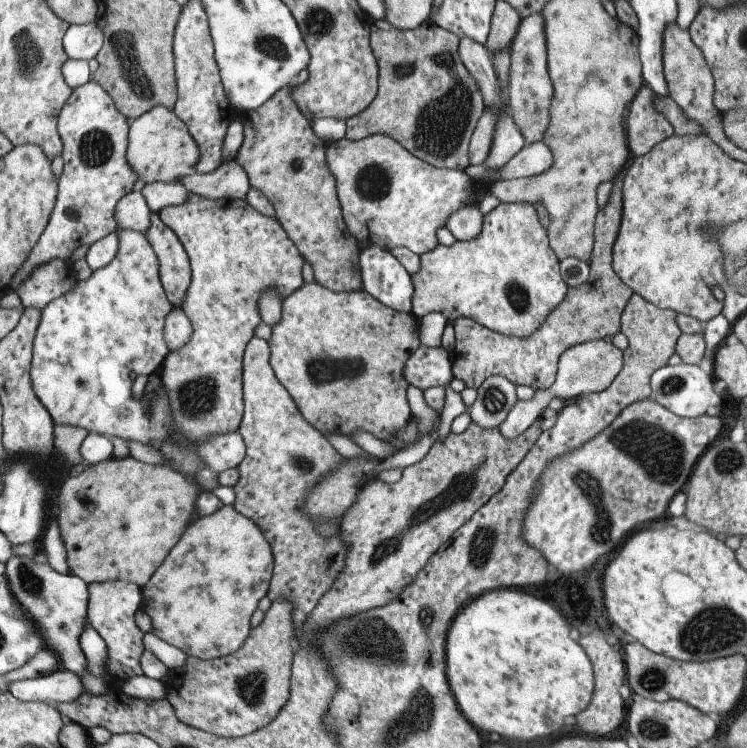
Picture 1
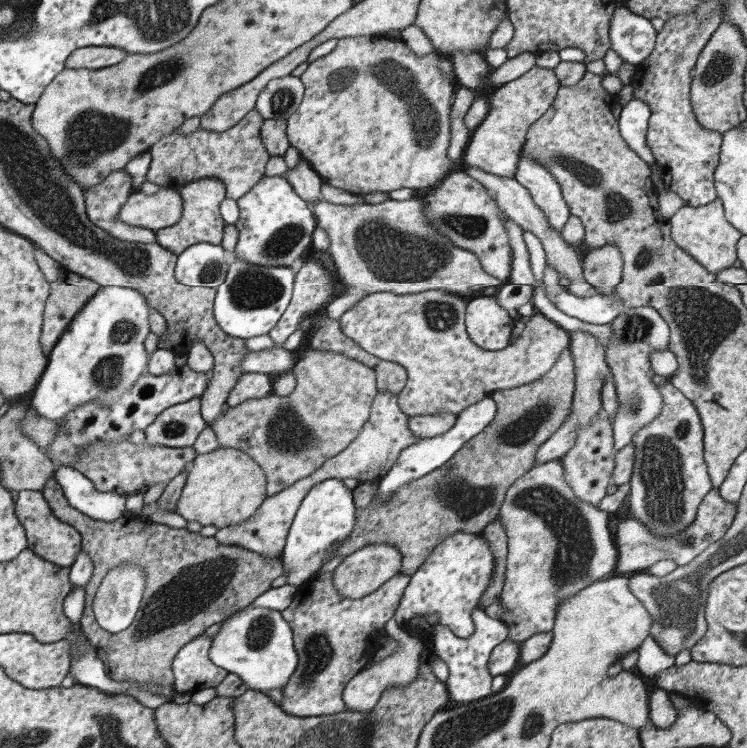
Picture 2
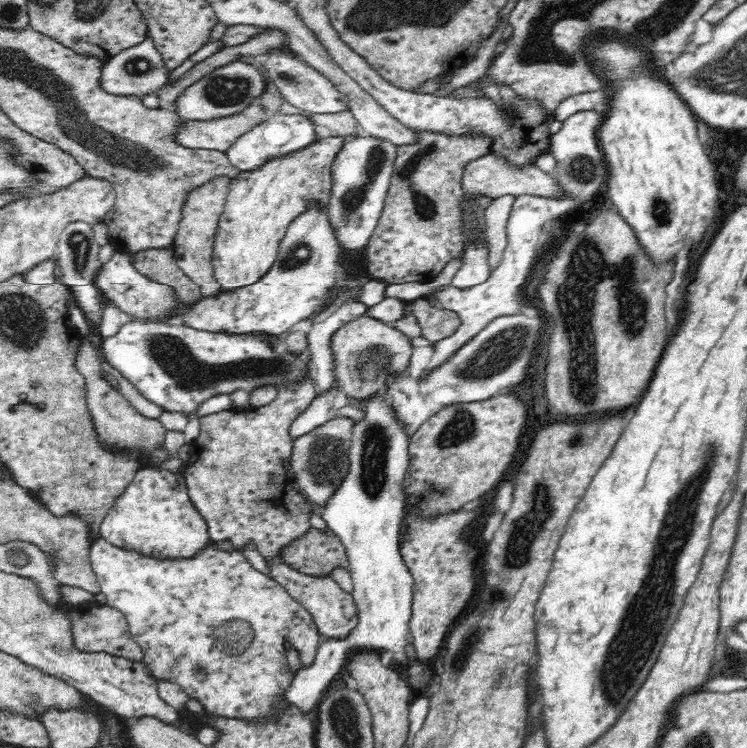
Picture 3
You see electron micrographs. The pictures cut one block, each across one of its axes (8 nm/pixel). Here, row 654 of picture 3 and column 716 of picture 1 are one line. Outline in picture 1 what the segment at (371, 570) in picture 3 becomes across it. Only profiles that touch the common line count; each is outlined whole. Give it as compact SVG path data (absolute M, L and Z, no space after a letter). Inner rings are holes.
M717 314L715 318L707 320L703 324L703 336L705 336L705 358L699 366L689 366L689 364L677 364L677 366L663 366L659 370L655 370L651 374L651 396L649 400L655 400L659 402L663 408L671 410L675 416L679 418L699 418L699 416L705 416L707 408L709 406L721 406L721 398L717 394L719 386L717 386L717 380L715 380L715 374L713 374L713 358L715 358L715 352L717 348L723 344L723 340L731 334L731 326L723 314Z

